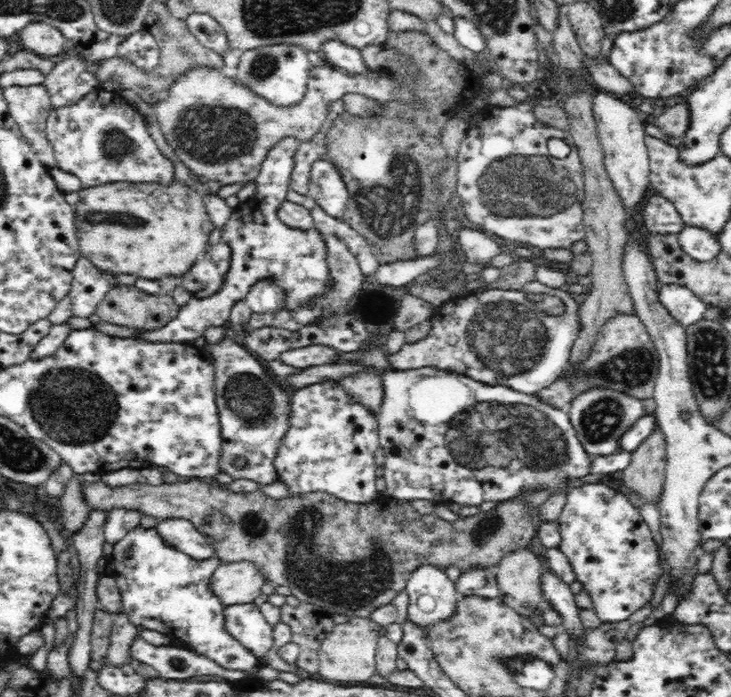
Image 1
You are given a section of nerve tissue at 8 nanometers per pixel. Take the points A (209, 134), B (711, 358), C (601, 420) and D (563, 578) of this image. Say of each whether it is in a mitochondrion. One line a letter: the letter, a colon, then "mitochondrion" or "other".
A: mitochondrion
B: mitochondrion
C: mitochondrion
D: other

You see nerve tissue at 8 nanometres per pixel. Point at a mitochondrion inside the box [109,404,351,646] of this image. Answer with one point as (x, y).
(253, 524)

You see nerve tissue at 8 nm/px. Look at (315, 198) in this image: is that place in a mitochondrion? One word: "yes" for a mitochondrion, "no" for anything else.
no

